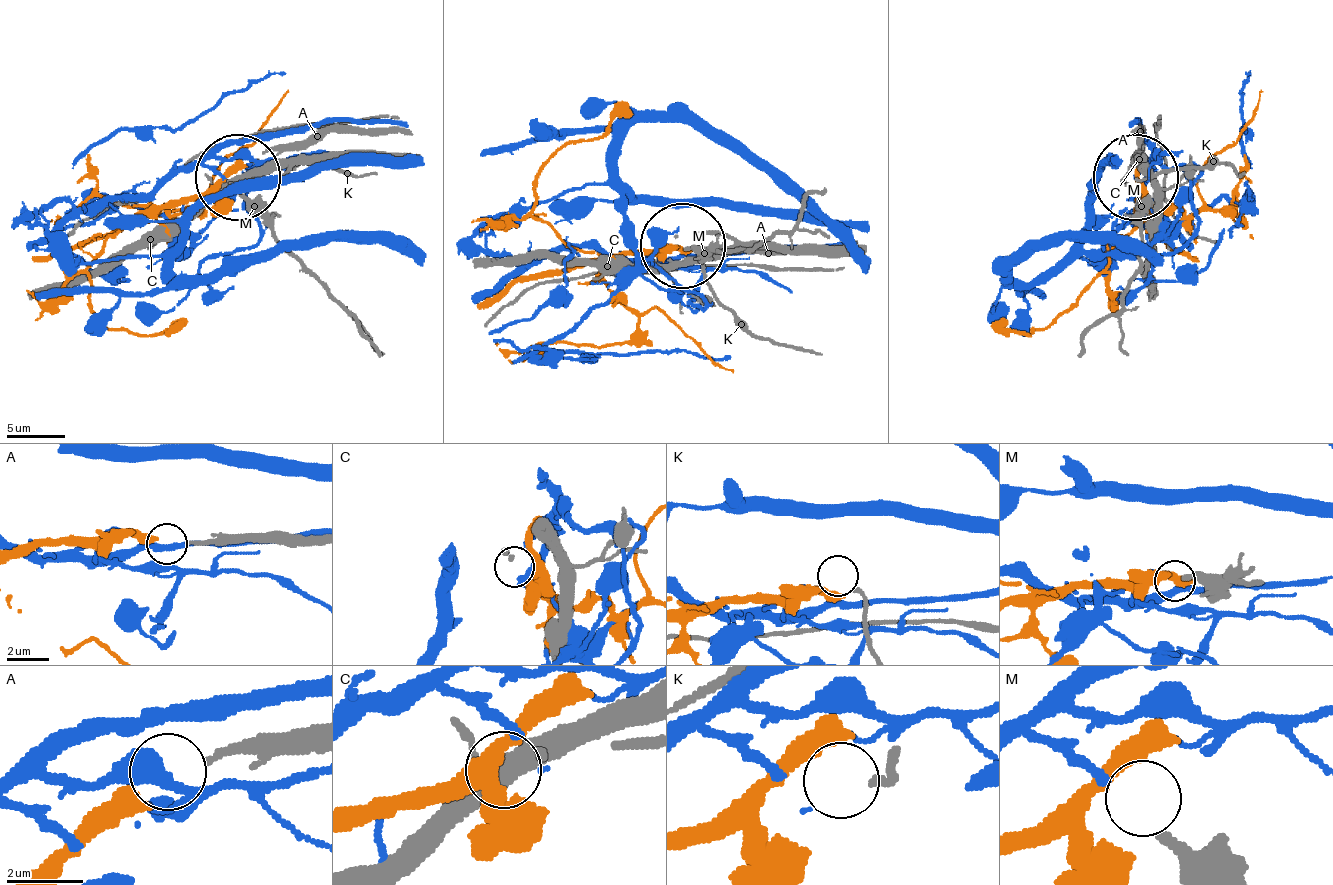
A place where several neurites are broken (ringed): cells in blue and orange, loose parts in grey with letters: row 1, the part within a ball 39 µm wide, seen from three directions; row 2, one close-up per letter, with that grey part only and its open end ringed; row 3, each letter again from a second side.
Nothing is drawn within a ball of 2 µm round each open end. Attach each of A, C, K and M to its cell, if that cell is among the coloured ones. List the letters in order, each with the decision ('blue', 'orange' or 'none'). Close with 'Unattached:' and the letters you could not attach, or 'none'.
A: orange
C: none
K: none
M: none
Unattached: C, K, M

